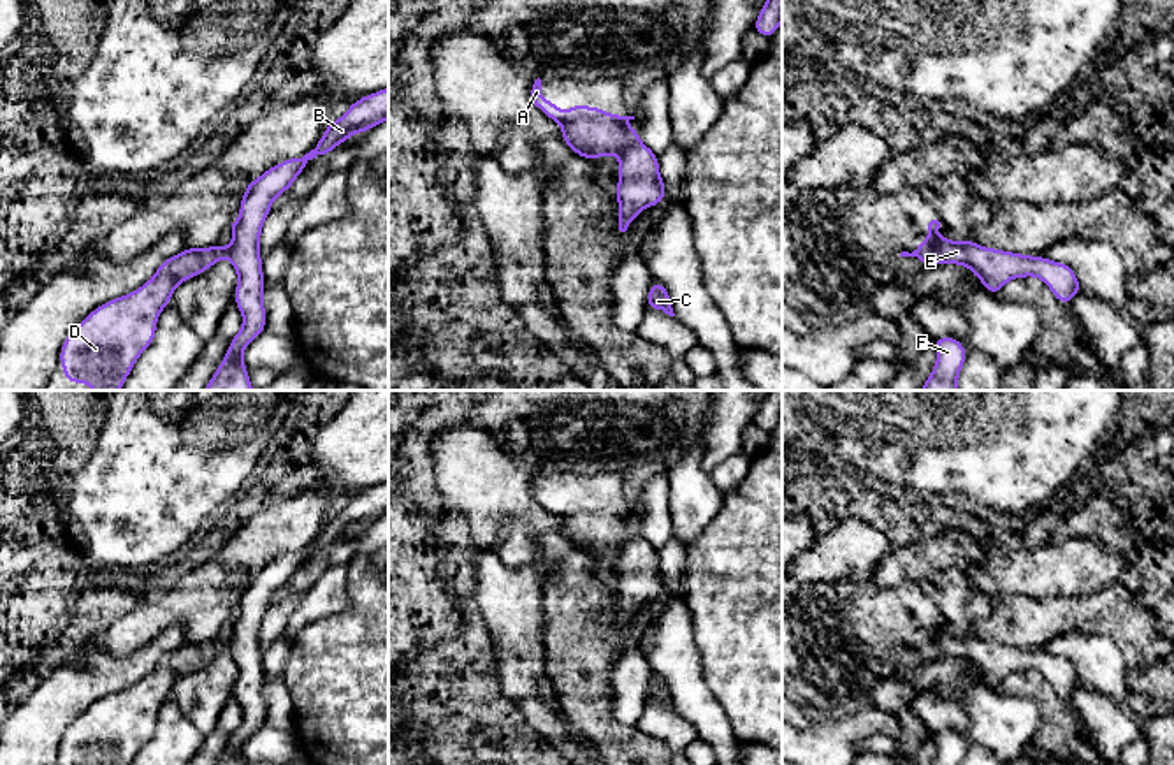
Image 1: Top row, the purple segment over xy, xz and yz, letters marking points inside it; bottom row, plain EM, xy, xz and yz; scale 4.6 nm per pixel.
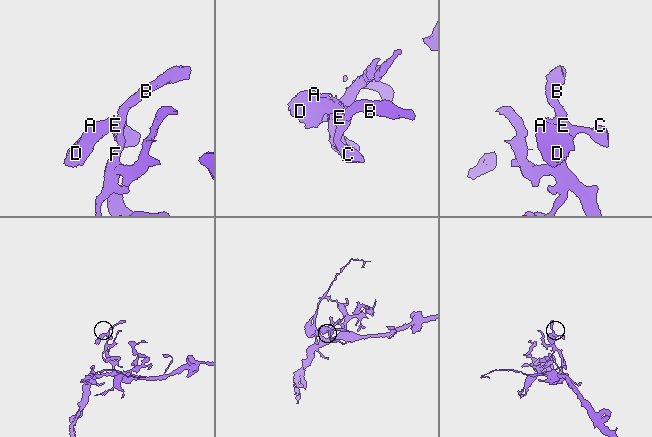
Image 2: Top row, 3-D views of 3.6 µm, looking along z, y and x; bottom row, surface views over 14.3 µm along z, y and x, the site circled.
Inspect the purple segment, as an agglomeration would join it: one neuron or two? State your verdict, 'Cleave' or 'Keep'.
Cleave

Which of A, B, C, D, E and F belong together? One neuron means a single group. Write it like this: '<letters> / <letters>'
A D / B C E F

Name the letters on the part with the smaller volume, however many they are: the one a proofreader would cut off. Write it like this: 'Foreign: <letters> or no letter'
Foreign: A, D

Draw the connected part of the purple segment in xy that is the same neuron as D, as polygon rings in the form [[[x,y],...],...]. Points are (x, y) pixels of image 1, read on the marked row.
[[[230,246],[185,248],[165,259],[155,276],[127,295],[107,301],[95,308],[84,320],[67,334],[58,362],[63,366],[63,380],[88,383],[93,390],[120,390],[141,353],[155,341],[156,320],[170,304],[176,287],[228,259]]]

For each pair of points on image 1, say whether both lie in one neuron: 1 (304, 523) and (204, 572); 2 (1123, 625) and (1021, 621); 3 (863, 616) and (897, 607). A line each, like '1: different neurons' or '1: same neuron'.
1: same neuron
2: same neuron
3: same neuron

